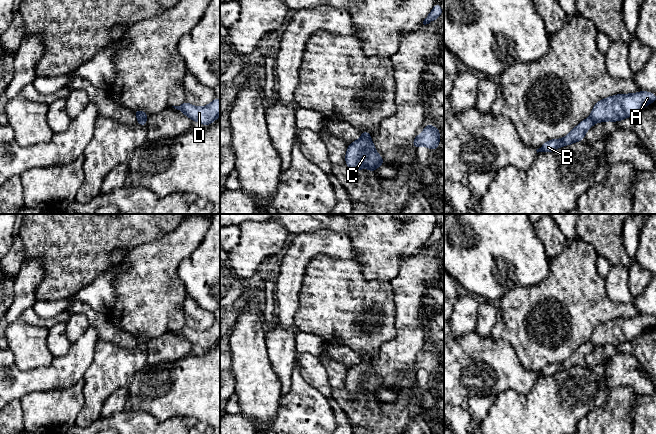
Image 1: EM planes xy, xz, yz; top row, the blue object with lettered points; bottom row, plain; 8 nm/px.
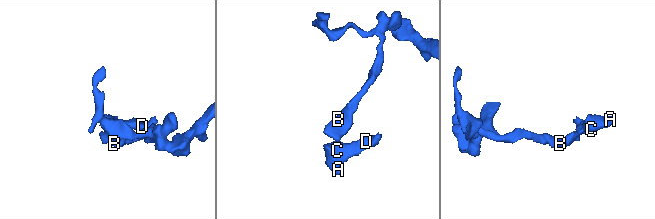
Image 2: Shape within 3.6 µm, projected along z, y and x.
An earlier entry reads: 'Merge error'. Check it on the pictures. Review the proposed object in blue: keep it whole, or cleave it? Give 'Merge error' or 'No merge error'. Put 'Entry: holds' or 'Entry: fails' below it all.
Merge error
Entry: holds

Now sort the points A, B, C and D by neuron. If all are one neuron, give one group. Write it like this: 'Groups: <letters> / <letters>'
Groups: A C D / B

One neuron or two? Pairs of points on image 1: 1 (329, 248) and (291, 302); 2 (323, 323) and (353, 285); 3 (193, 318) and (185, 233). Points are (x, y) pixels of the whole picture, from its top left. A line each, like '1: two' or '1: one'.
1: one
2: one
3: two

